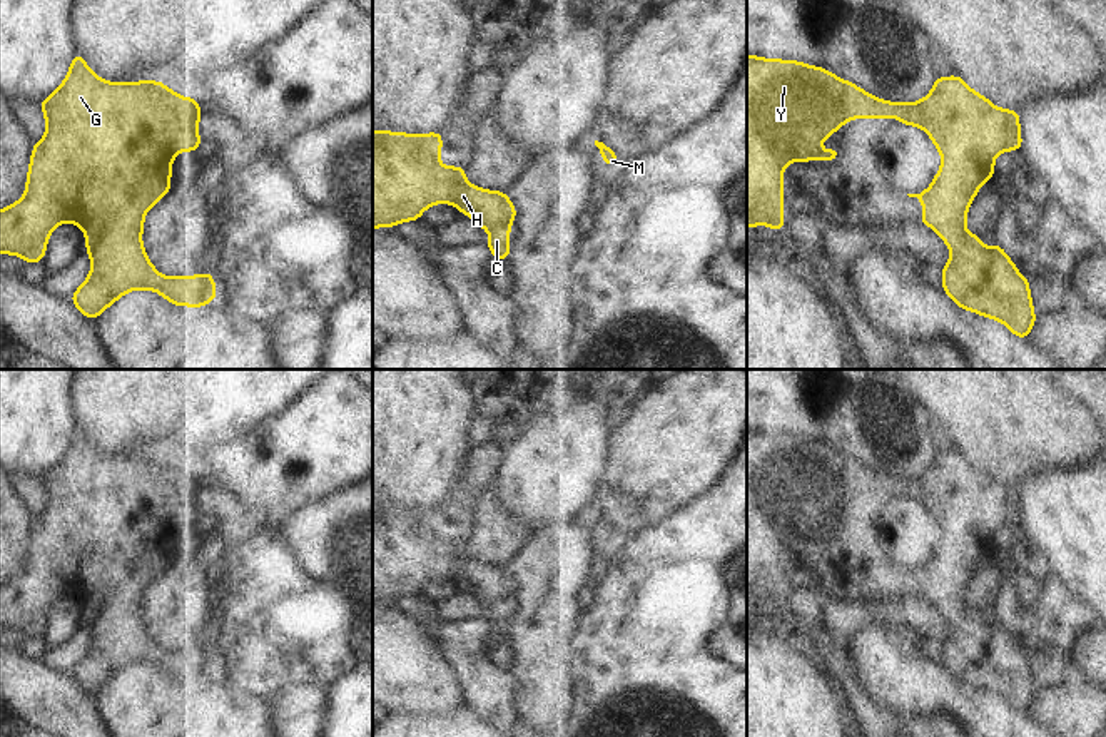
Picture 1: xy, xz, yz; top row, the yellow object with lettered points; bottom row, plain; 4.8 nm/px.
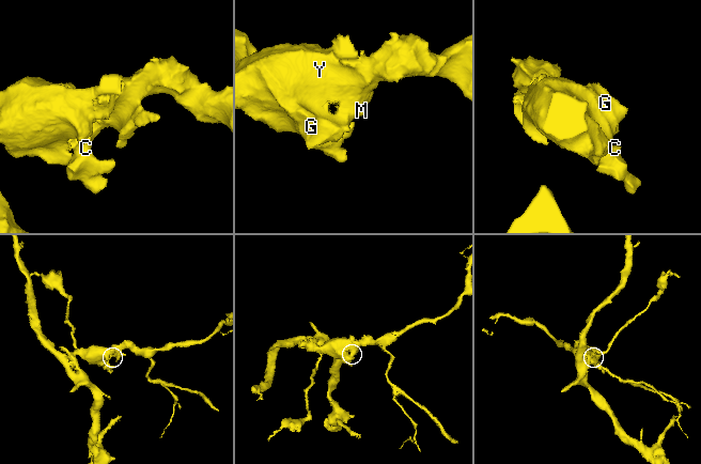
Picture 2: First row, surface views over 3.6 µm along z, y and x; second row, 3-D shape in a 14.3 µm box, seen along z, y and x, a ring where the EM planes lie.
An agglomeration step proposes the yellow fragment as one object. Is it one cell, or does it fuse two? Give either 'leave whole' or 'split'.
leave whole

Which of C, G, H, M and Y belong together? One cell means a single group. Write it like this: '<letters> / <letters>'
C G H M Y

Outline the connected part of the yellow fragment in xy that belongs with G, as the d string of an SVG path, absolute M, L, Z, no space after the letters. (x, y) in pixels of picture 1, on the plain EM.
M75 426L70 445L57 466L40 476L47 495L45 511L33 518L27 565L23 572L0 585L0 628L17 628L28 638L43 633L52 603L62 597L77 598L87 610L92 643L85 657L74 667L72 677L89 694L95 694L127 665L152 663L175 680L204 682L217 672L211 647L199 650L164 652L149 637L140 617L145 587L170 565L170 538L182 525L197 525L200 481L195 473L174 468L155 456L112 458L90 446L84 431Z

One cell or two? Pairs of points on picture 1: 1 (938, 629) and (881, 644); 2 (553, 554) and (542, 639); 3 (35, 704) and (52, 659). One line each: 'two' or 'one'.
1: two
2: one
3: two

